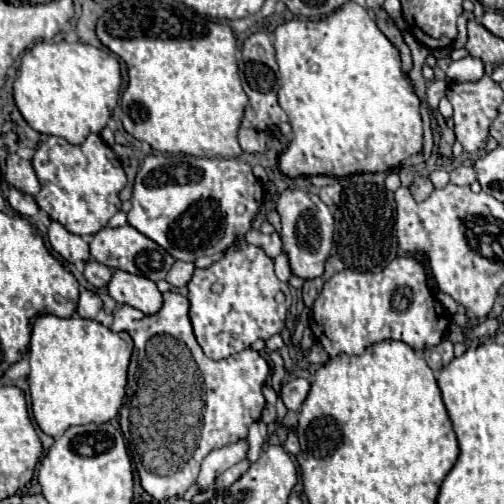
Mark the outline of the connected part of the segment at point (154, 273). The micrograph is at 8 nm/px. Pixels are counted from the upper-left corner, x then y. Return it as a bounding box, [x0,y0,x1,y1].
[89,224,175,282]

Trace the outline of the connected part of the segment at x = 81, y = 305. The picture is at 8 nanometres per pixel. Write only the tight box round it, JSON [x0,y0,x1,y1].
[77,290,103,318]

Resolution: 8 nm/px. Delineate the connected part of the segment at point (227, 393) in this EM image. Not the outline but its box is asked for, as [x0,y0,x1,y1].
[111,292,269,500]

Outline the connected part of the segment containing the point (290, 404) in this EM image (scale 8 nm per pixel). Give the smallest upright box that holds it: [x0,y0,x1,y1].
[281,378,311,412]

